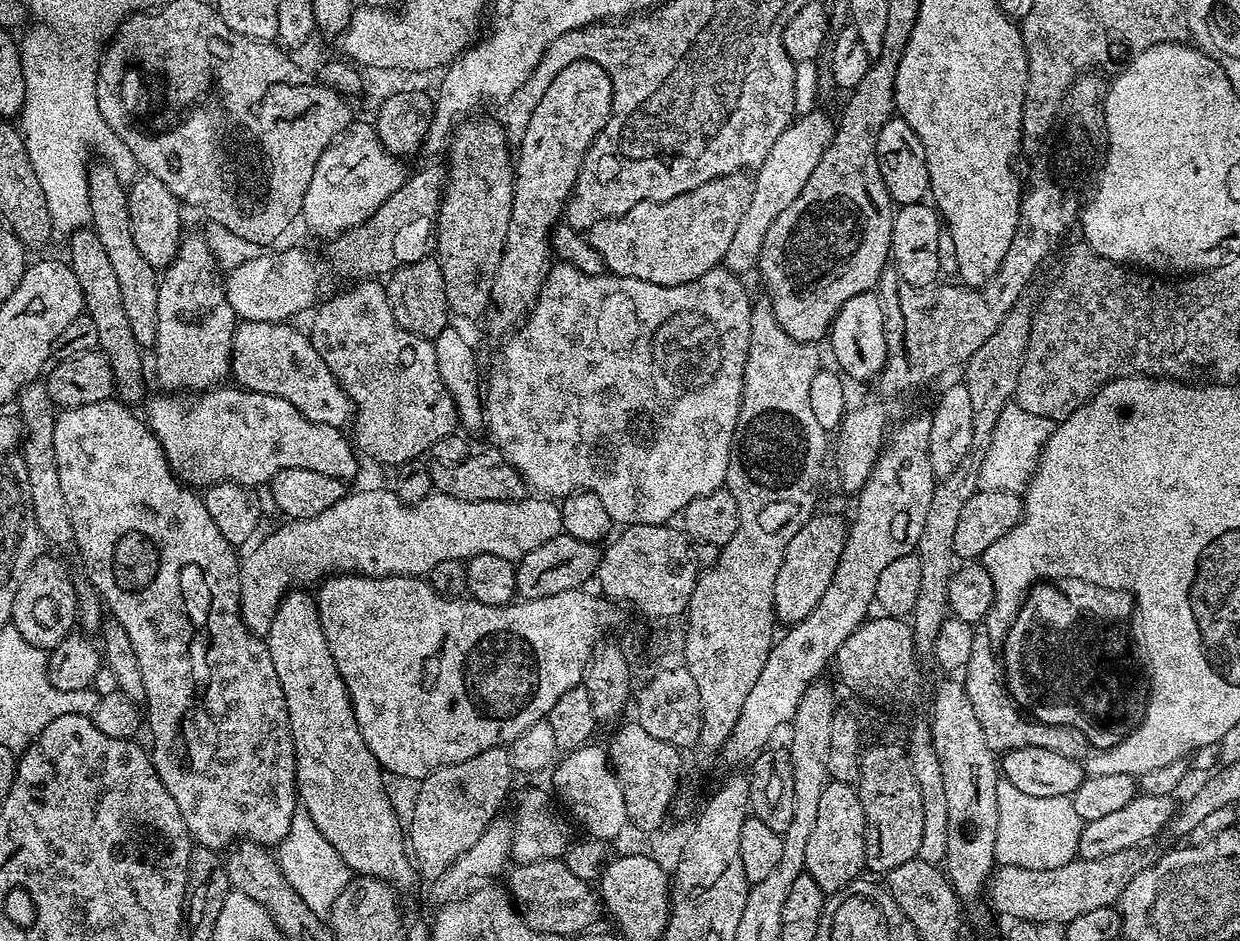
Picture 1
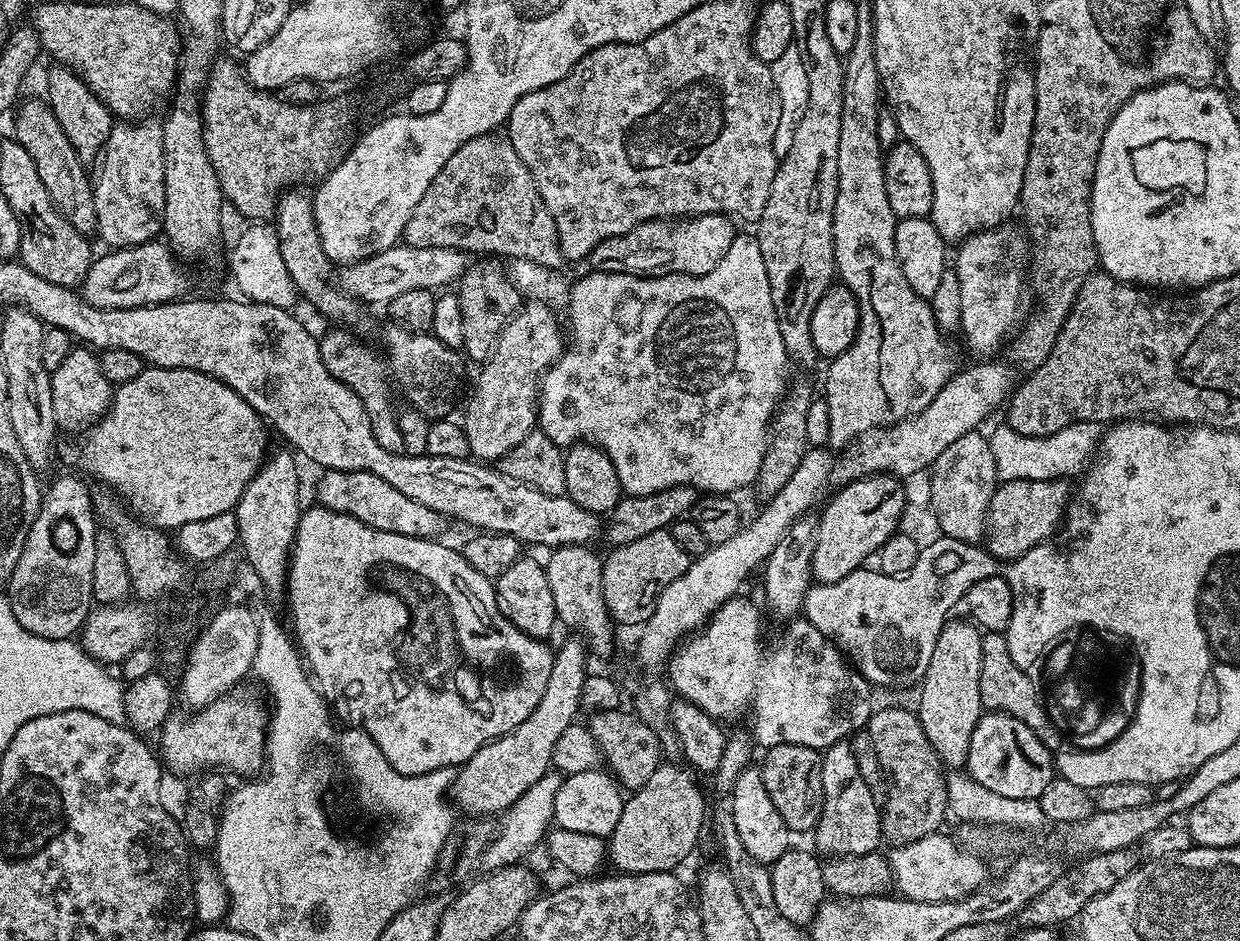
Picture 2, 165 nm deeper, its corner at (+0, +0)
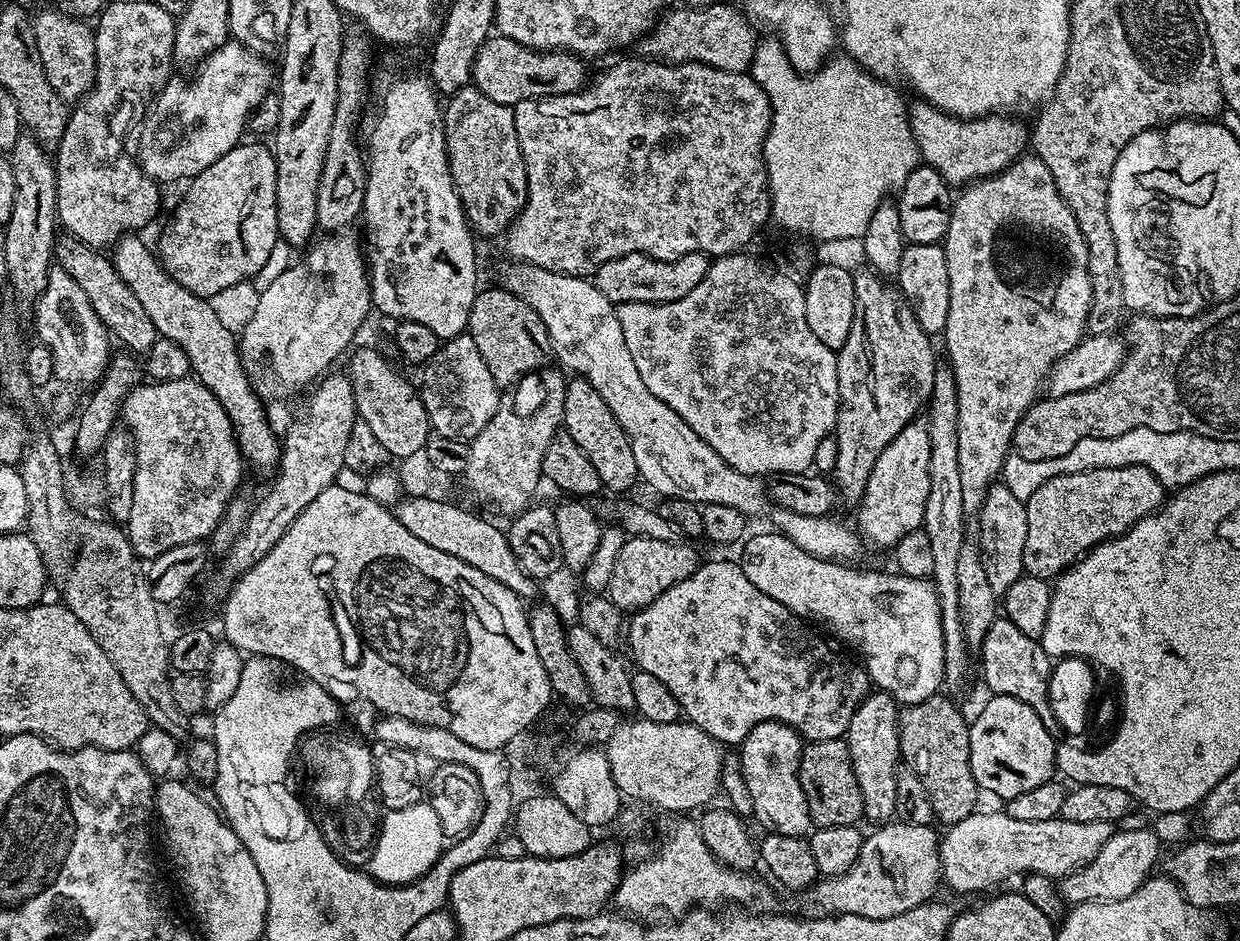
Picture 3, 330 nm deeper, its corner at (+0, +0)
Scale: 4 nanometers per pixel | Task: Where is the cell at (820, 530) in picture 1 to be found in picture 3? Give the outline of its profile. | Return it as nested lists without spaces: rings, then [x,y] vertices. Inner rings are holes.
[[[917,418],[901,430],[898,438],[894,438],[894,442],[890,442],[890,446],[886,446],[886,450],[878,454],[878,462],[874,462],[870,482],[866,482],[864,496],[858,505],[860,513],[857,514],[855,523],[858,525],[859,535],[863,539],[865,536],[870,543],[877,544],[880,548],[891,549],[899,540],[906,538],[910,530],[922,527],[926,514],[926,498],[930,498],[930,430],[927,419]]]

